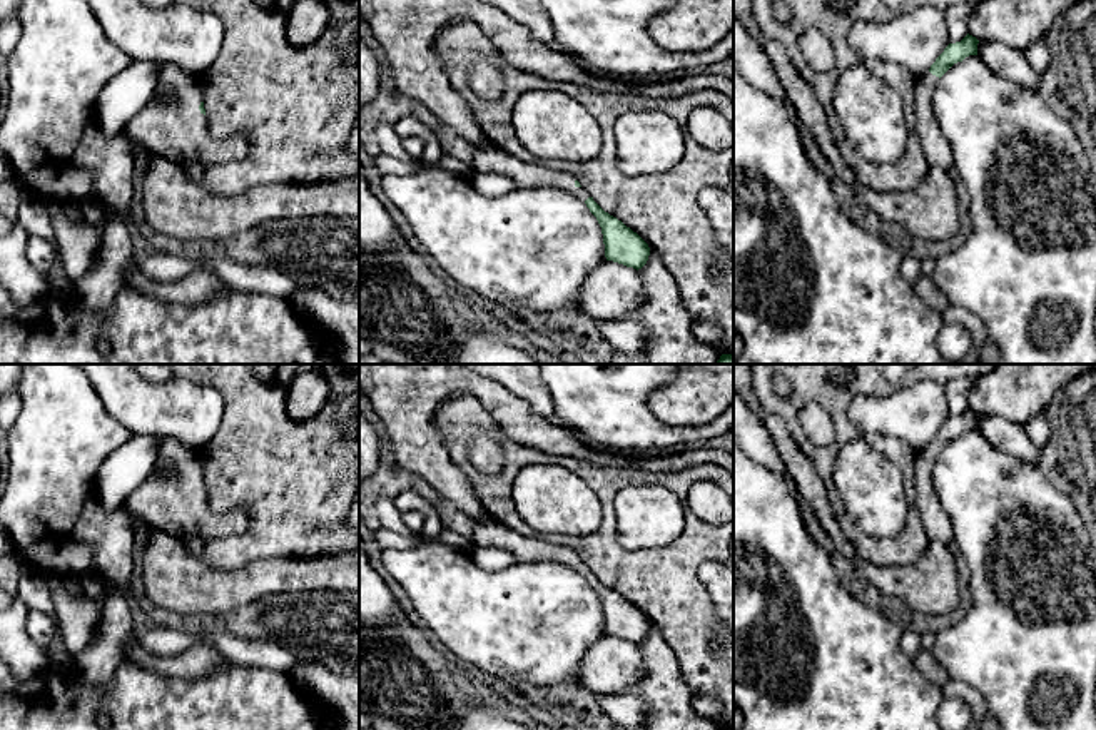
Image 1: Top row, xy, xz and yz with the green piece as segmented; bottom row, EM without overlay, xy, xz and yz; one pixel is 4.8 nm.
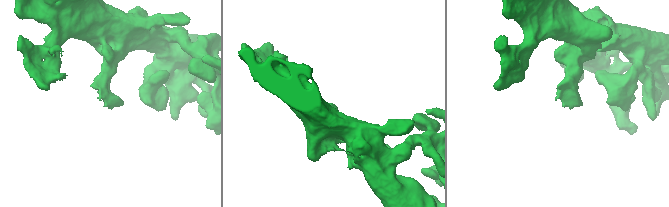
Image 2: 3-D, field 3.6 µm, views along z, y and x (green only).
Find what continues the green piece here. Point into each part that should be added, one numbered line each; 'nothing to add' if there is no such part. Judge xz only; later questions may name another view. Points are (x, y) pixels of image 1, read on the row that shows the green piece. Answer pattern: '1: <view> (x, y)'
1: xz (492, 159)

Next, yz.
1: yz (936, 149)

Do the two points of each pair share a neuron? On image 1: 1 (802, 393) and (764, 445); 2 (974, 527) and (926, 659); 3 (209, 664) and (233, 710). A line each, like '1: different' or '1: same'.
1: different
2: different
3: different

